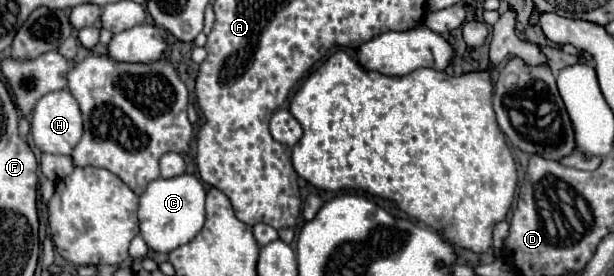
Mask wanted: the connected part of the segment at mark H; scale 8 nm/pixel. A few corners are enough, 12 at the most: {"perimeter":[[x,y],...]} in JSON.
{"perimeter":[[69,90],[35,104],[31,136],[41,152],[69,156],[83,132]]}

